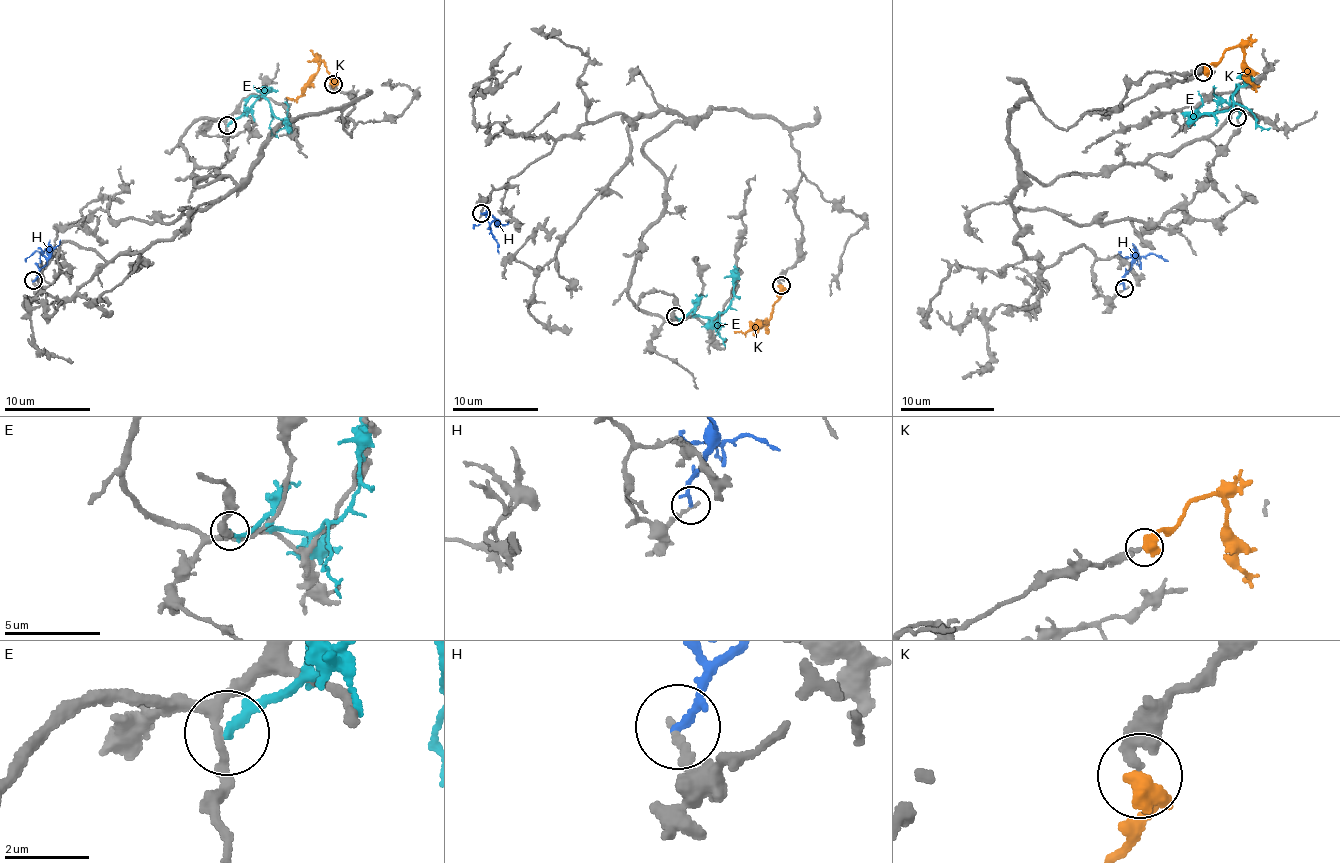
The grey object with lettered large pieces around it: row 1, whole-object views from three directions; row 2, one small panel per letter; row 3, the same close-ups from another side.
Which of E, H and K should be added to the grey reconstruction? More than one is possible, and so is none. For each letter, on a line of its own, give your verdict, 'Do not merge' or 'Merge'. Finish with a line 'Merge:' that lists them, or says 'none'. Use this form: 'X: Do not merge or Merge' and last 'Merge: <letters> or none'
E: Do not merge
H: Do not merge
K: Merge
Merge: K

